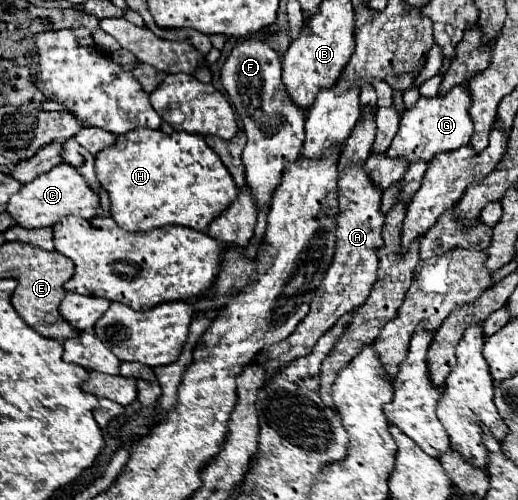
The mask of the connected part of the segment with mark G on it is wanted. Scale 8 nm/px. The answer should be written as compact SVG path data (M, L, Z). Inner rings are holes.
M469 81L455 85L445 95L435 97L419 97L417 103L403 111L399 121L399 131L387 149L389 157L405 157L409 163L415 159L429 161L433 155L441 151L451 151L467 145L473 135L473 121L469 115L471 109L471 93L469 93Z

